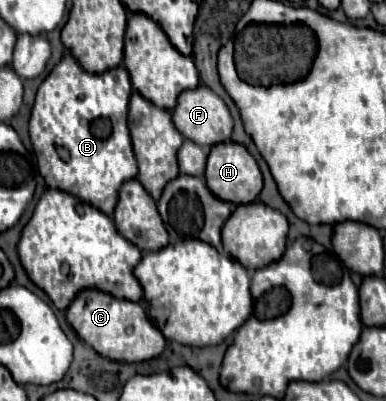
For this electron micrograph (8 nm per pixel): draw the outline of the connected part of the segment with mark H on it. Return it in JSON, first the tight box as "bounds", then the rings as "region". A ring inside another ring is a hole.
{"bounds":[206,142,262,204],"region":[[[224,142],[224,144],[216,144],[212,146],[210,154],[208,154],[208,164],[206,164],[206,184],[210,188],[210,192],[224,200],[224,202],[232,202],[232,204],[248,204],[252,202],[260,190],[262,190],[262,174],[260,168],[256,164],[256,160],[250,156],[250,152],[236,142]]]}

